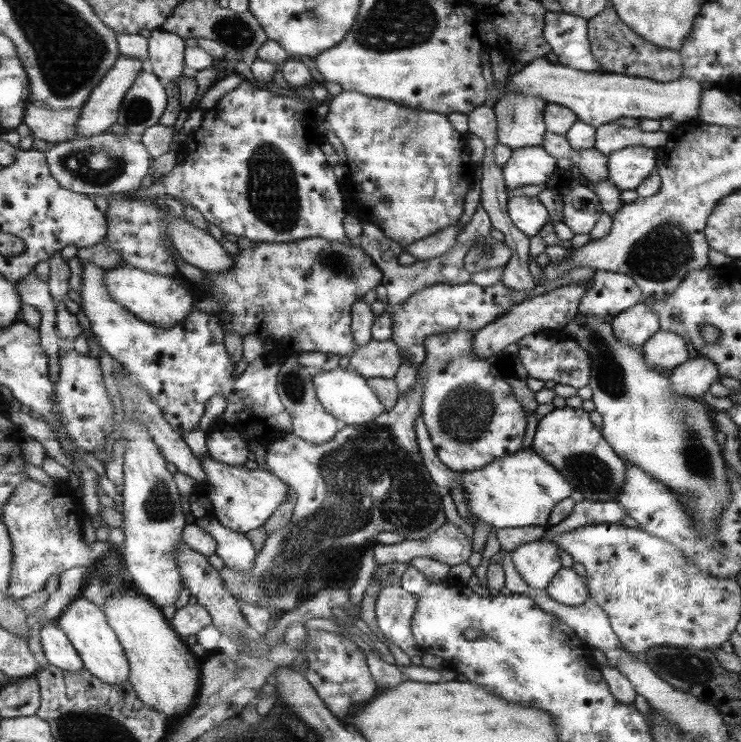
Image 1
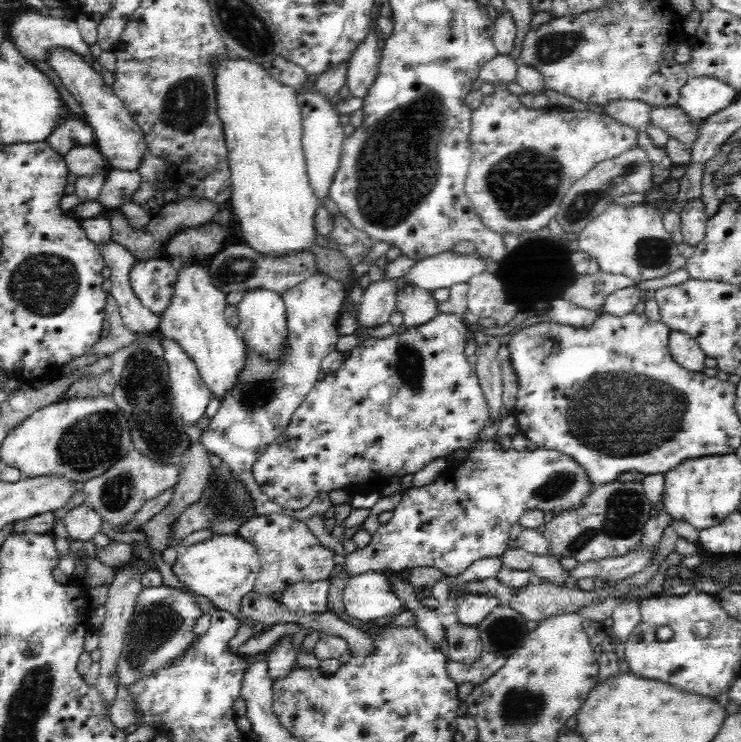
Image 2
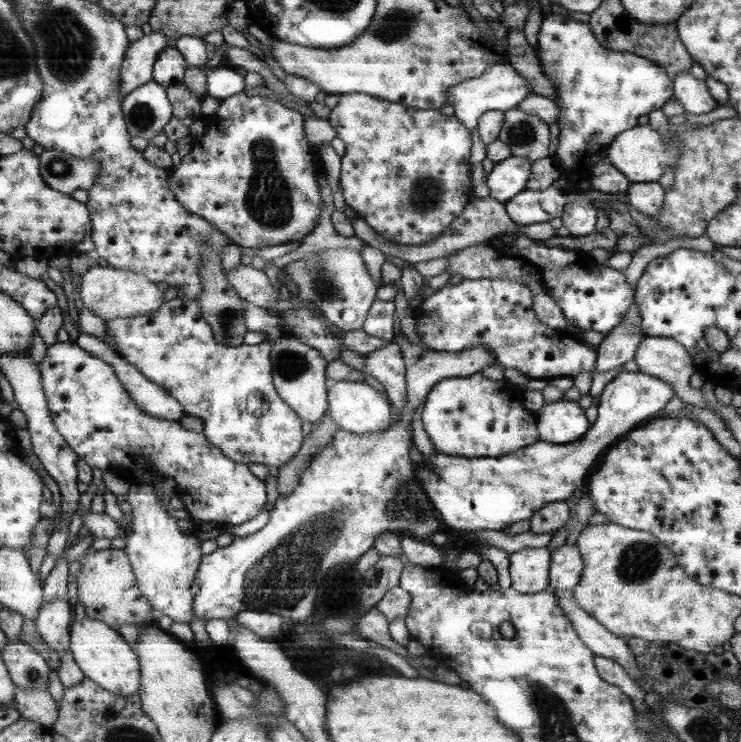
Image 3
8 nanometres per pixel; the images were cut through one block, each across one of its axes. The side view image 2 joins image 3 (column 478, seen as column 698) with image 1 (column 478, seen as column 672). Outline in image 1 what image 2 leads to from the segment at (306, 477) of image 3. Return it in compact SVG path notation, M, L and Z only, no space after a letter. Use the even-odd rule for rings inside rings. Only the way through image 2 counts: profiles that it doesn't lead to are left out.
M587 280L561 286L547 294L527 298L513 305L505 315L495 319L493 323L487 324L479 331L475 331L475 336L470 341L472 354L481 360L486 360L491 354L497 354L503 348L516 344L525 336L535 334L535 332L563 330L577 316L579 300L581 300L585 288L587 288Z

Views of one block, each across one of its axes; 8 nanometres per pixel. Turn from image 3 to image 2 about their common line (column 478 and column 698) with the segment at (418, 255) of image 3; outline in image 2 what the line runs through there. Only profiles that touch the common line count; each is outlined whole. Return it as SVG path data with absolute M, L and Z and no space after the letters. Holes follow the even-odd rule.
M702 199L688 201L681 210L681 233L683 243L689 247L695 247L704 234L707 227L708 216Z

